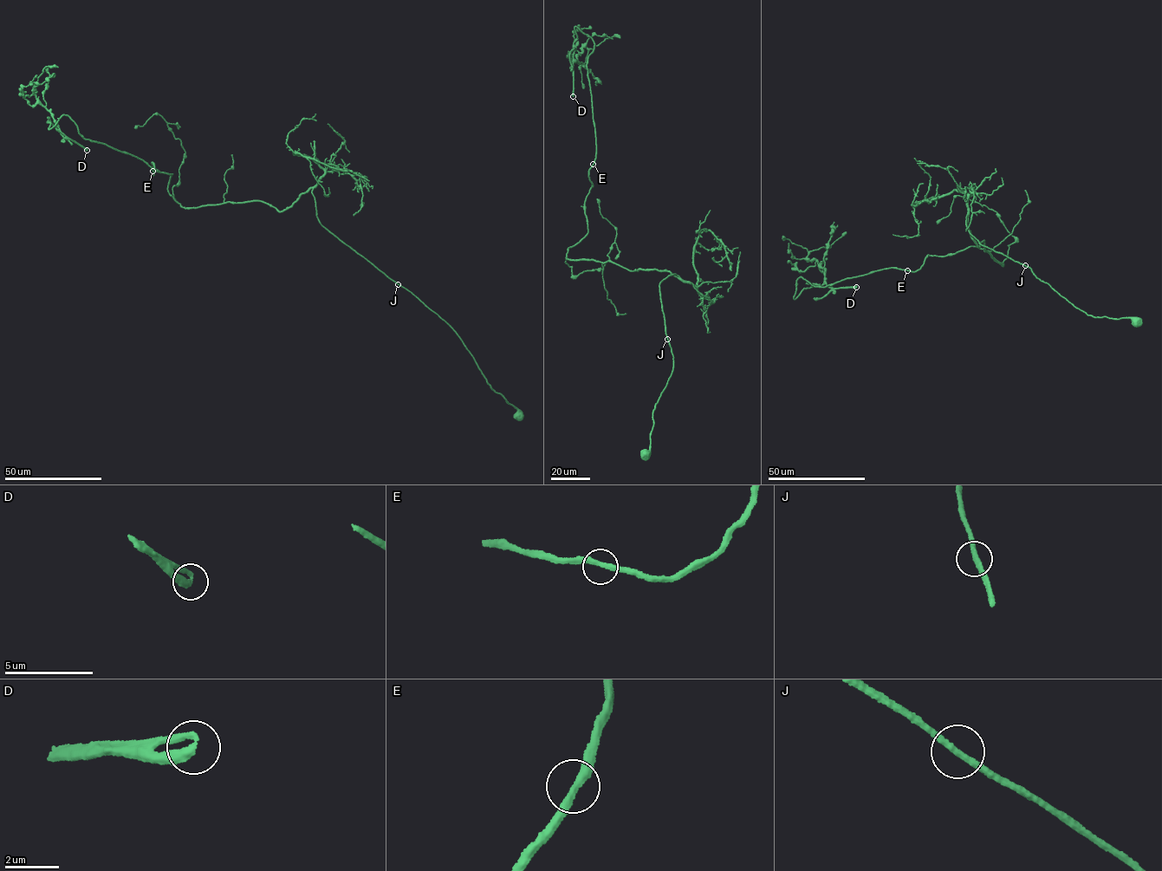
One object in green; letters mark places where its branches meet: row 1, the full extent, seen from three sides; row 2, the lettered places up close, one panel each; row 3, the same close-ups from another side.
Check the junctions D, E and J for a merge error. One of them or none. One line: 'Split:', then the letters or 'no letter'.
Split: no letter

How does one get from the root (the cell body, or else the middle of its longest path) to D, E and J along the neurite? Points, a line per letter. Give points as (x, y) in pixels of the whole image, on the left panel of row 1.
D: (517, 415), (321, 225), (313, 187), (279, 211), (185, 209), (172, 173), (48, 122), (87, 150)
E: (517, 415), (449, 325), (321, 225), (313, 187), (279, 211), (185, 209), (172, 173), (152, 171)
J: (517, 415), (516, 408), (491, 389), (453, 328), (398, 284)

